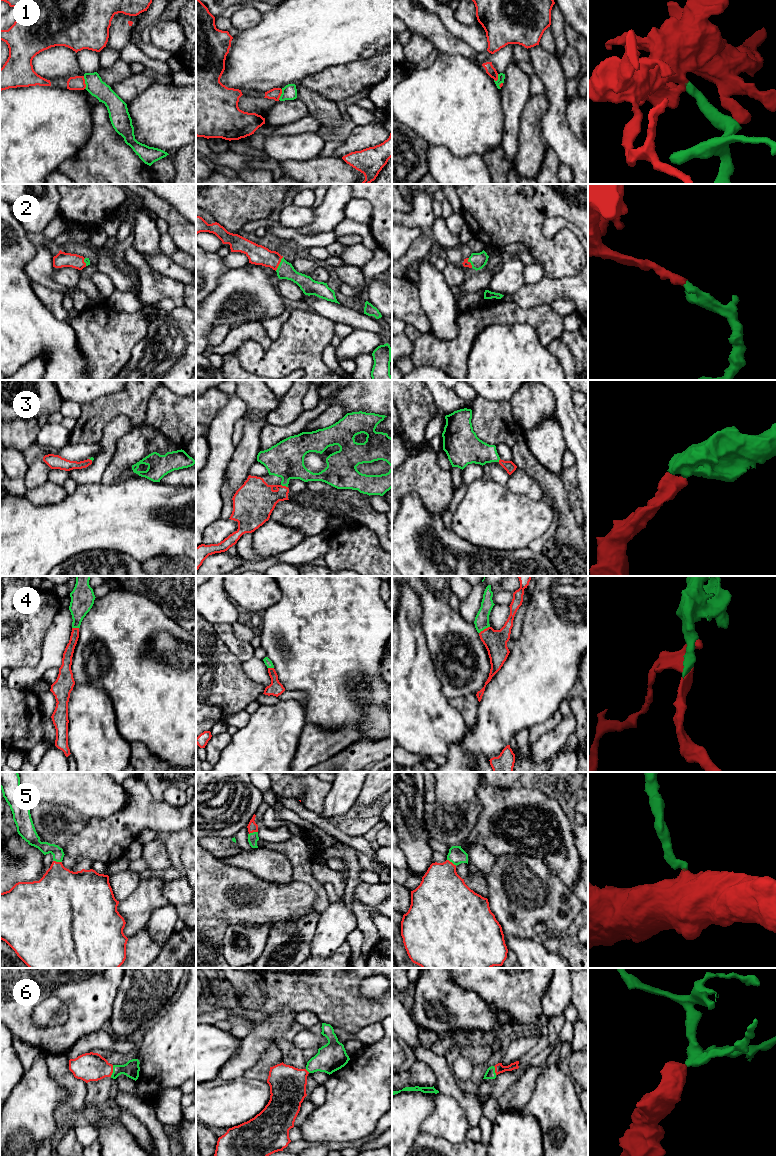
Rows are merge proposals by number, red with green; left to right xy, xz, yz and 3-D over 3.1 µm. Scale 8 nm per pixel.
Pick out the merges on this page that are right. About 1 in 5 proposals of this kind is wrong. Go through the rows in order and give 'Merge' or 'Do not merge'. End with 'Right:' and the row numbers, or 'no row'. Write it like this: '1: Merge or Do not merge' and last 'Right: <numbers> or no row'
1: Do not merge
2: Merge
3: Merge
4: Merge
5: Merge
6: Merge
Right: 2, 3, 4, 5, 6

